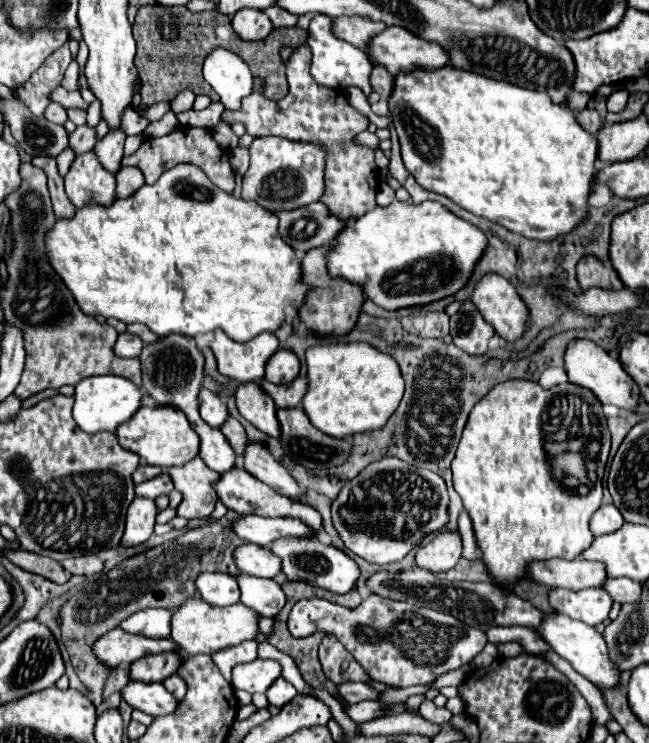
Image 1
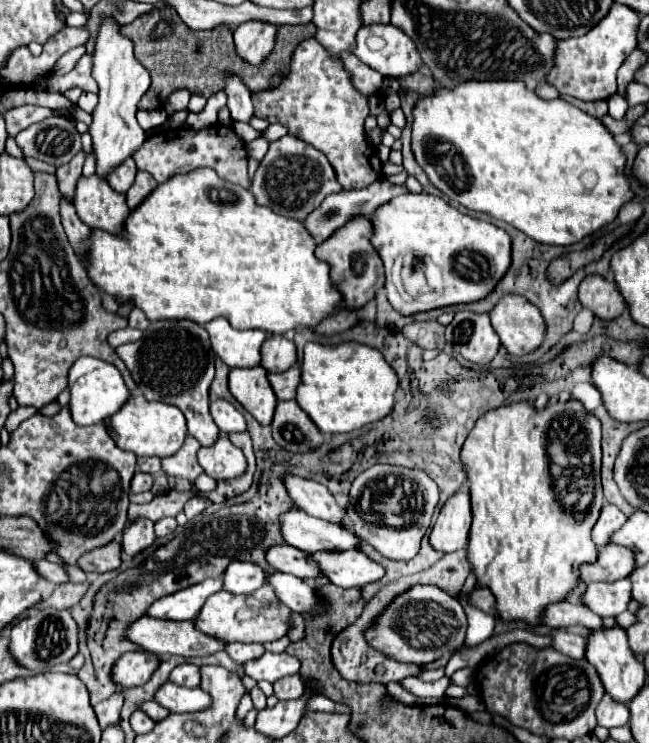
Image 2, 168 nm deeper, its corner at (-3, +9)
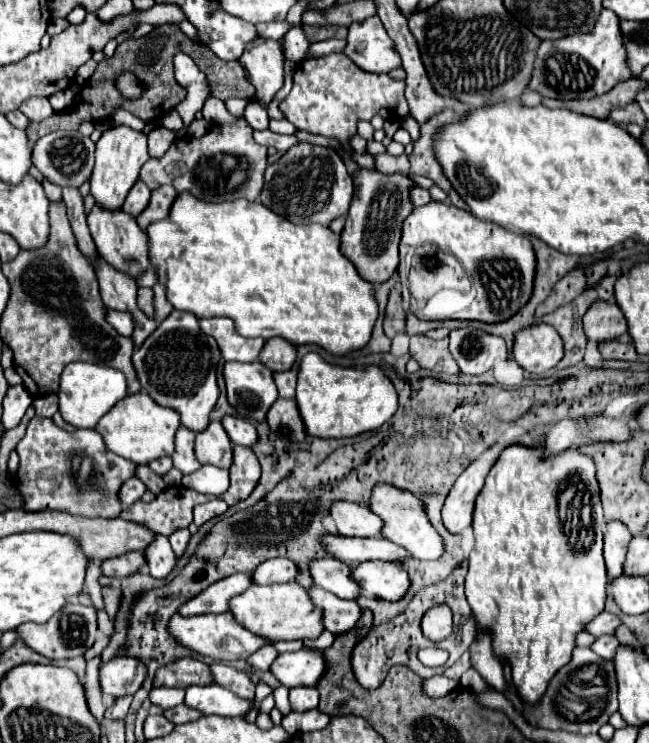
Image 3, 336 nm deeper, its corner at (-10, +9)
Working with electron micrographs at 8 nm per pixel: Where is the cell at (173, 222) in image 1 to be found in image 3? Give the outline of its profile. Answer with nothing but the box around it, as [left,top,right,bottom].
[148,191,378,355]

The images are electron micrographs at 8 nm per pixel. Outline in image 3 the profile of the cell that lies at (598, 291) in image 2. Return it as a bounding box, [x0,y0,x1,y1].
[584,301,628,341]

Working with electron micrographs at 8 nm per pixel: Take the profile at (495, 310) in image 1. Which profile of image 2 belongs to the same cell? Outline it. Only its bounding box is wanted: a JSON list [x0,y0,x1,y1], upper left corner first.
[491,295,545,355]

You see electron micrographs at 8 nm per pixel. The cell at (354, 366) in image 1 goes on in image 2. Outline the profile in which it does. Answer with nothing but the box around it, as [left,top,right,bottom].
[295,343,397,433]

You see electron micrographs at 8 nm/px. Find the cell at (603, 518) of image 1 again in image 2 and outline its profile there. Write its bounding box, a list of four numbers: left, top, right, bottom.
[593,503,627,549]

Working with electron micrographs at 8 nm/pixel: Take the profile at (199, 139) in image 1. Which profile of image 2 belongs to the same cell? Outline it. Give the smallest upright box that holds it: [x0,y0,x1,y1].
[133,125,251,189]

